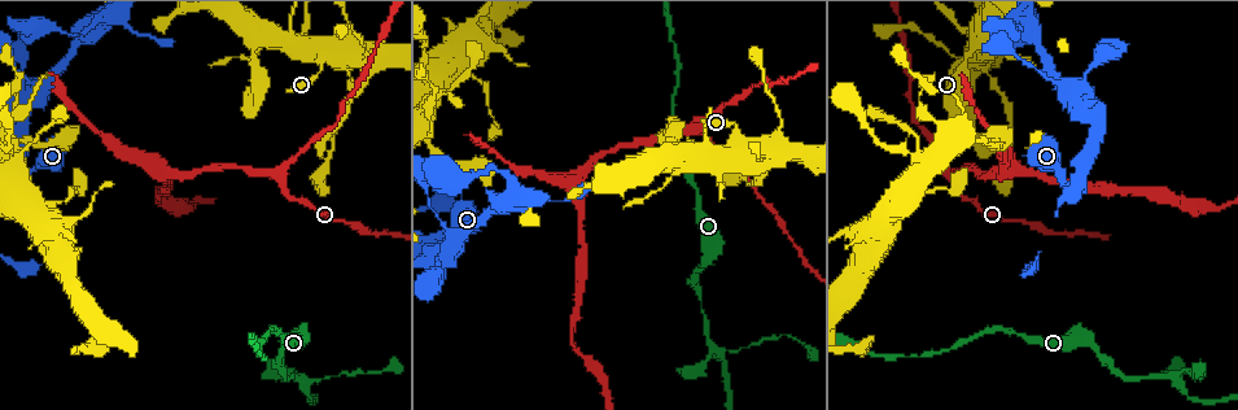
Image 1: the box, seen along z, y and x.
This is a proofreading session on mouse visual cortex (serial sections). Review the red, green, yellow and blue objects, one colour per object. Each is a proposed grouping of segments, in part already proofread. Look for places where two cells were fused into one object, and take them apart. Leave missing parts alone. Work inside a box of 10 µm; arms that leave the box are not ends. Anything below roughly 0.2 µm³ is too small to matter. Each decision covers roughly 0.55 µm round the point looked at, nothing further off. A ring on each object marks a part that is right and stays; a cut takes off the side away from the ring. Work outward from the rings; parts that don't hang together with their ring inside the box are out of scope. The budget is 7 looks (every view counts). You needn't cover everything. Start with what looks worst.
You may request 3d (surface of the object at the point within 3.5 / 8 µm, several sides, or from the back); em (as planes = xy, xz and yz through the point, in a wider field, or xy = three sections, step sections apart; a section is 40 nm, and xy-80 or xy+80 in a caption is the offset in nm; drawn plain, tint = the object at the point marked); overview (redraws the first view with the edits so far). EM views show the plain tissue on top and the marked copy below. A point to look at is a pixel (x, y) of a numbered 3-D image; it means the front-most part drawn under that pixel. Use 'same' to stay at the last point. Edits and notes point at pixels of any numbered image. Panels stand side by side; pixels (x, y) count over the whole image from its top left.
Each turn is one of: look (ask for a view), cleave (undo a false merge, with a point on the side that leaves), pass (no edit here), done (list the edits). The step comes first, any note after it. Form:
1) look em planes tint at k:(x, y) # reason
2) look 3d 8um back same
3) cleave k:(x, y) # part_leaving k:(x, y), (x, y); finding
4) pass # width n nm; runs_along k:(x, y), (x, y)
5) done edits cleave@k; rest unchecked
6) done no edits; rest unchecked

look 3d 3.5um at 1:(301, 382) # abrupt turn

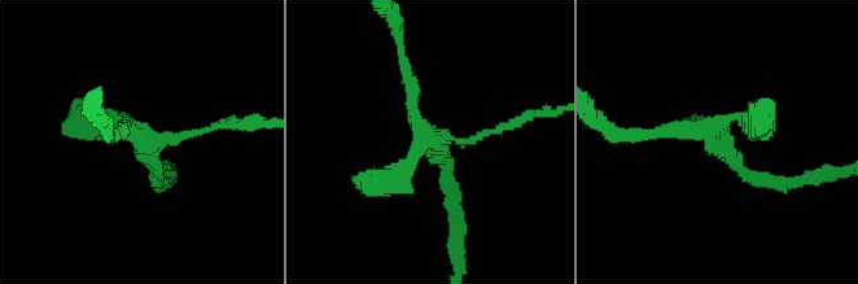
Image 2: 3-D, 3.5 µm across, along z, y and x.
look em xy step 3 tint at 2:(141, 142) # now the EM

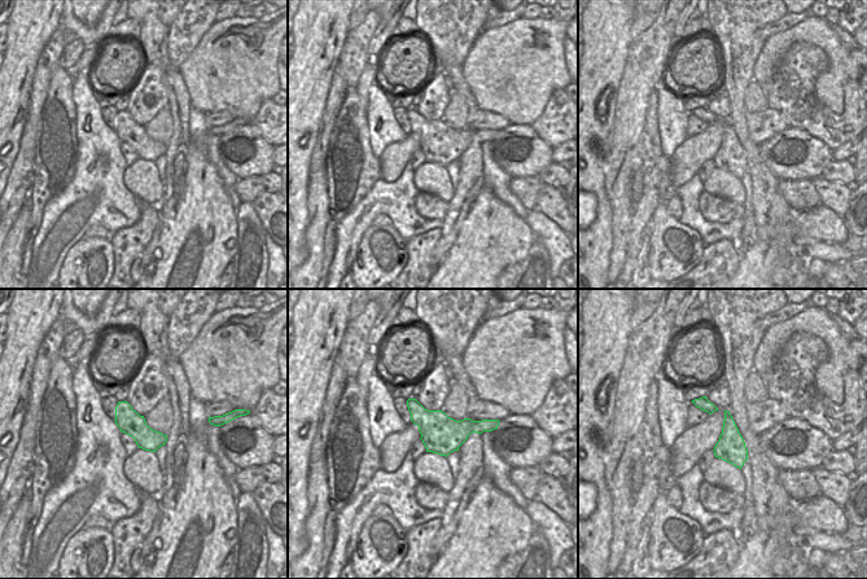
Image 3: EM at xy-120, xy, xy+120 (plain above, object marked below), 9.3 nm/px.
pass # runs_along 2:(406, 66), (429, 136), (465, 143), (512, 123); one cell here

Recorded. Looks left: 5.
look 3d 8um at 1:(281, 179) # branch point

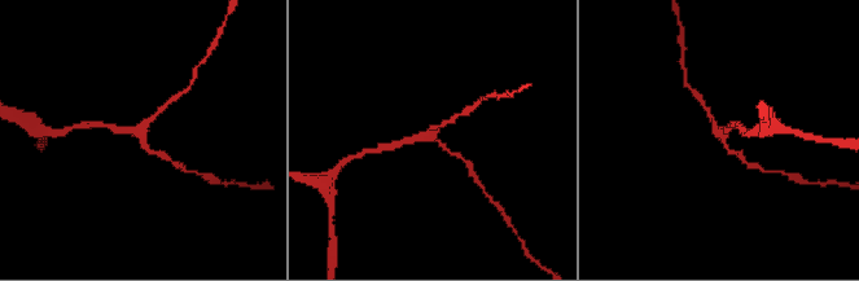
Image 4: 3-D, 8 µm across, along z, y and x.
look 3d 3.5um same

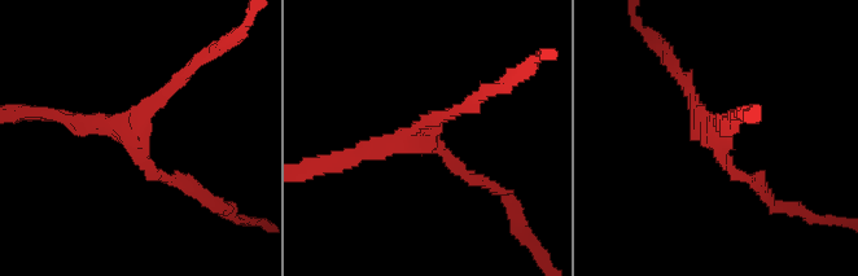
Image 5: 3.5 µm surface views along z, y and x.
pass # runs_along 5:(191, 187), (156, 175), (115, 127), (60, 115); continuous, no second cell

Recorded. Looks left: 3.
look 3d 3.5um at 1:(1083, 82) # thick turns thin

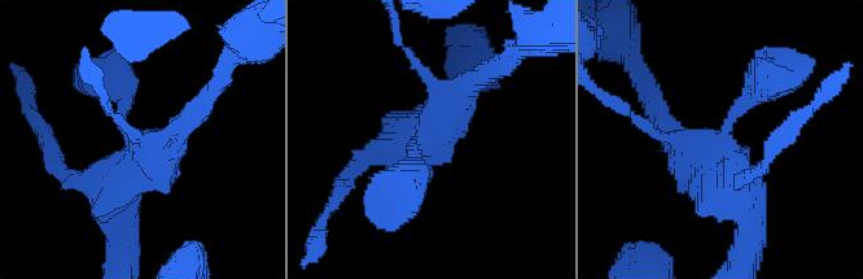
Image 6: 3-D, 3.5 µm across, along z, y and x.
look em planes tint at 6:(422, 142) # shape alone is not enough

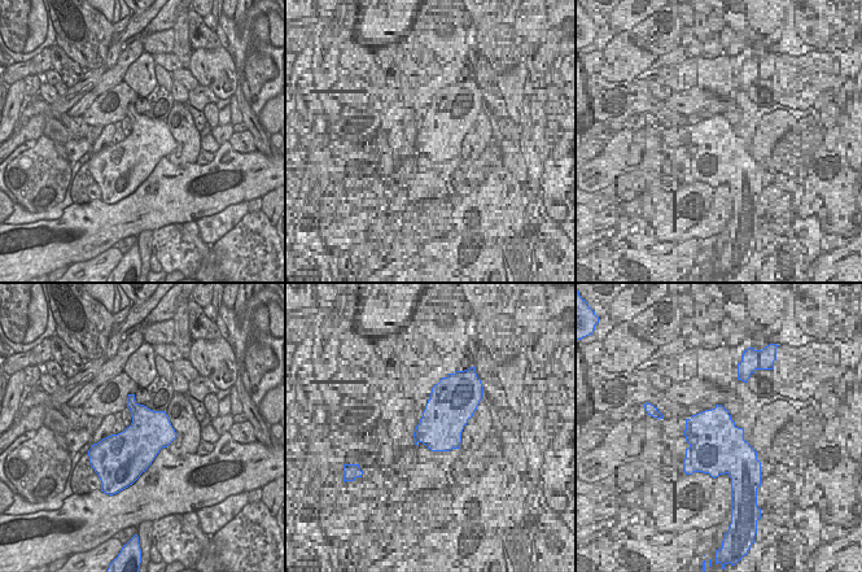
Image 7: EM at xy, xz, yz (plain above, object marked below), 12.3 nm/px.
pass # runs_along 6:(749, 234), (749, 194), (662, 118); continuous, no second cell

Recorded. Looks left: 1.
done no edits; rest unchecked

